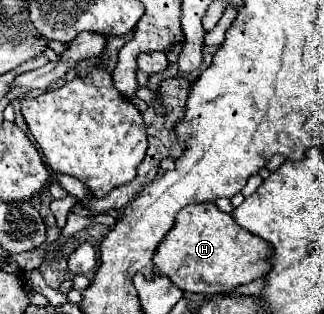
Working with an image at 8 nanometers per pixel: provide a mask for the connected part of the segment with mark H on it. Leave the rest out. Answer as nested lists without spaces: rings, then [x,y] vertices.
[[[198,203],[188,205],[178,213],[176,225],[154,255],[154,271],[170,277],[182,291],[202,295],[232,293],[236,287],[268,275],[272,269],[272,263],[268,261],[272,253],[272,245],[250,231],[244,231],[230,213],[220,211],[214,203]]]

